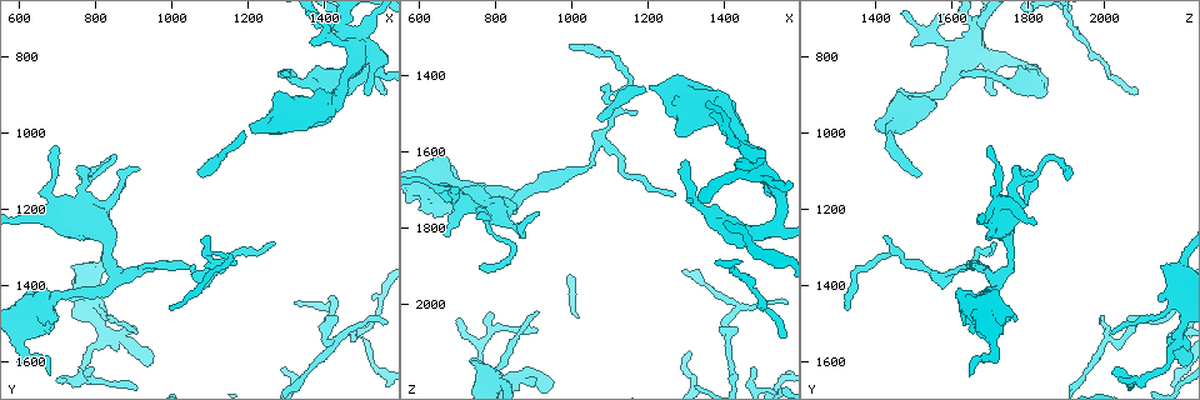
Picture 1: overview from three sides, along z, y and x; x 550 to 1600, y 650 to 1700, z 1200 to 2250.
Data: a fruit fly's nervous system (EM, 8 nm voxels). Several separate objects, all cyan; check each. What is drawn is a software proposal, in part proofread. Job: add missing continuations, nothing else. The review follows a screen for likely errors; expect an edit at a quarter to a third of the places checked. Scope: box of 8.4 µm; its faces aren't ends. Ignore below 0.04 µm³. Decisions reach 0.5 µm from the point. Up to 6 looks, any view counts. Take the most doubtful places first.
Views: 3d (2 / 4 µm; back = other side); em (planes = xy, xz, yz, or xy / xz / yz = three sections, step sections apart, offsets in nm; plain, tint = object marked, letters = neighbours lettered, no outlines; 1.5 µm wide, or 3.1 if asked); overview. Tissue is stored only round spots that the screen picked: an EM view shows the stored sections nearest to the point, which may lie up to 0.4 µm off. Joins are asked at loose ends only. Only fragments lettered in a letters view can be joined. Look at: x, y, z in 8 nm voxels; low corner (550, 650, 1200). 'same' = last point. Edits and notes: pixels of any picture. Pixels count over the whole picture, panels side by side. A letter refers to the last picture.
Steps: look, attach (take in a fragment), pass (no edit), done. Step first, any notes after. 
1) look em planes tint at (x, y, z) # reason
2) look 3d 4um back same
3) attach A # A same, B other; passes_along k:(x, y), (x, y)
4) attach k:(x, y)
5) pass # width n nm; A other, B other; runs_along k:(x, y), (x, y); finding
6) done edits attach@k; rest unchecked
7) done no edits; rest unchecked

look em xy step 8 tint at (915, 1085, 1765) # an open end

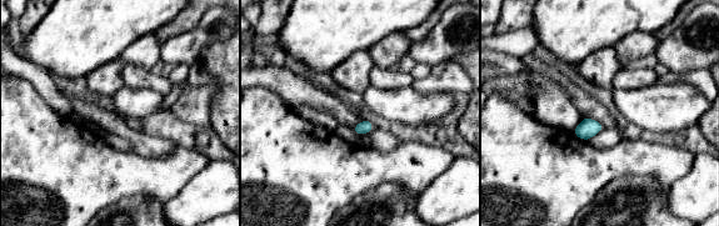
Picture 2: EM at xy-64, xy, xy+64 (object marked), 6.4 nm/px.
look em xy step 8 letters same # what lies round it

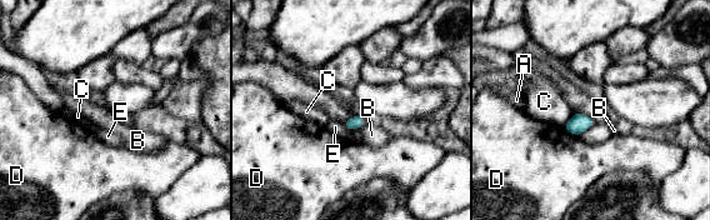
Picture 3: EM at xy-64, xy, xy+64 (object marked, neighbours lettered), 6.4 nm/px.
pass # A other, B other, C other, D other, E other; border 3:(366, 123), (355, 129); none of them fits

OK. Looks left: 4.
look em yz step 8 letters at (905, 1525, 2015) # thin end

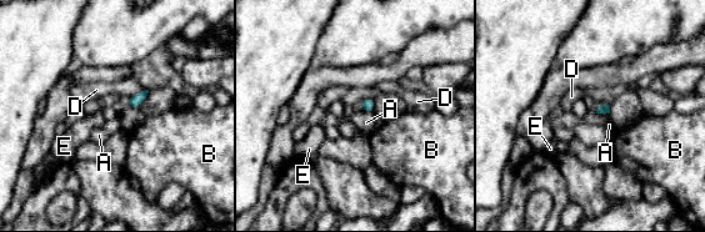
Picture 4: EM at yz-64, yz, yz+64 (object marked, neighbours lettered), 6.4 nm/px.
pass # A other, B other, D other, E other; border 4:(359, 107), (373, 112); no lettered fragment goes on from it

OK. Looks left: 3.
look 3d 2um at (705, 1040, 1700) # tapers out

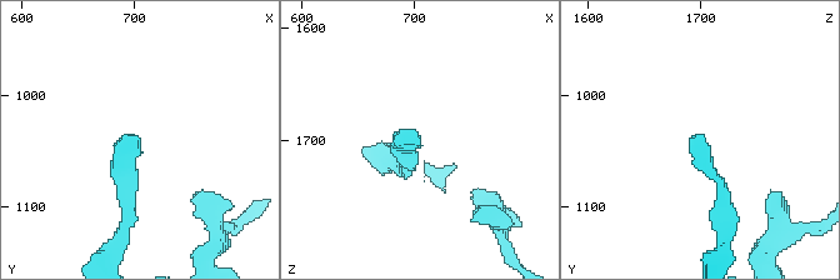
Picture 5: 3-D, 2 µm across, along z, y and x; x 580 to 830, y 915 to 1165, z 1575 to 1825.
look em planes letters at (706, 1040, 1696) # need the tissue

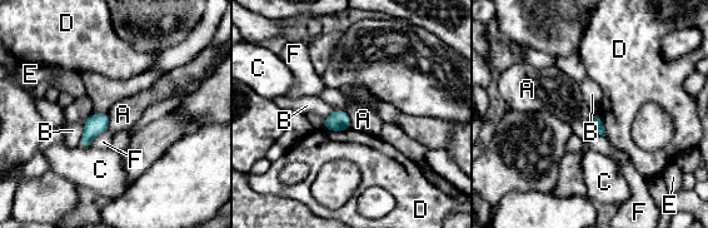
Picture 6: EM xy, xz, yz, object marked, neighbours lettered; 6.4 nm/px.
pass # A other, B other, C other, D other, E other, F other; border 6:(599, 114), (592, 118), (589, 129); no lettered fragment goes on from it

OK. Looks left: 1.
done no edits; rest unchecked

